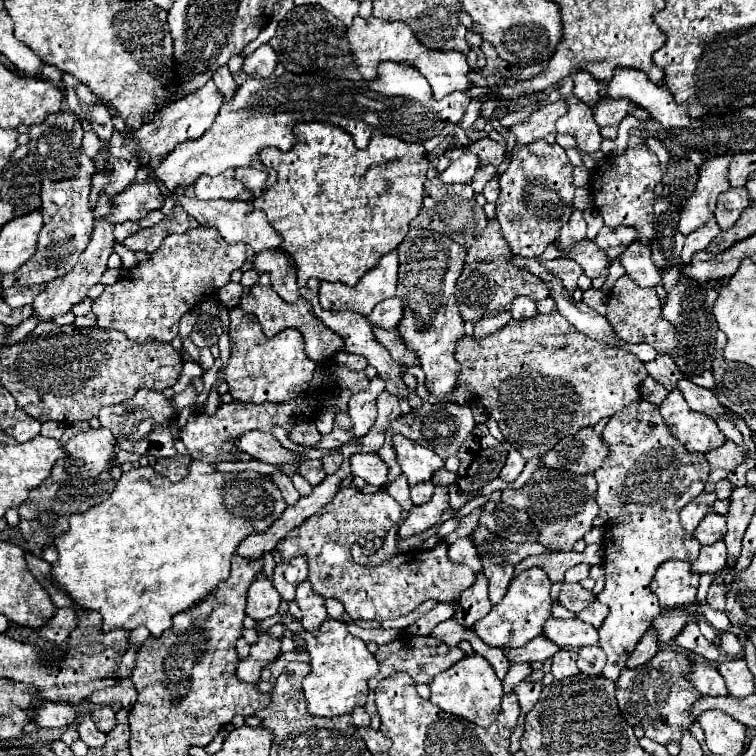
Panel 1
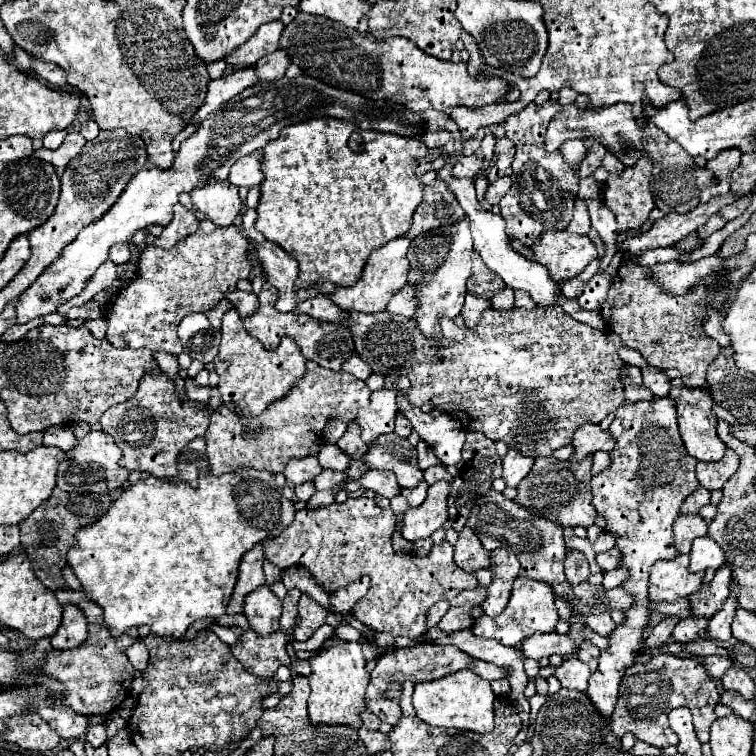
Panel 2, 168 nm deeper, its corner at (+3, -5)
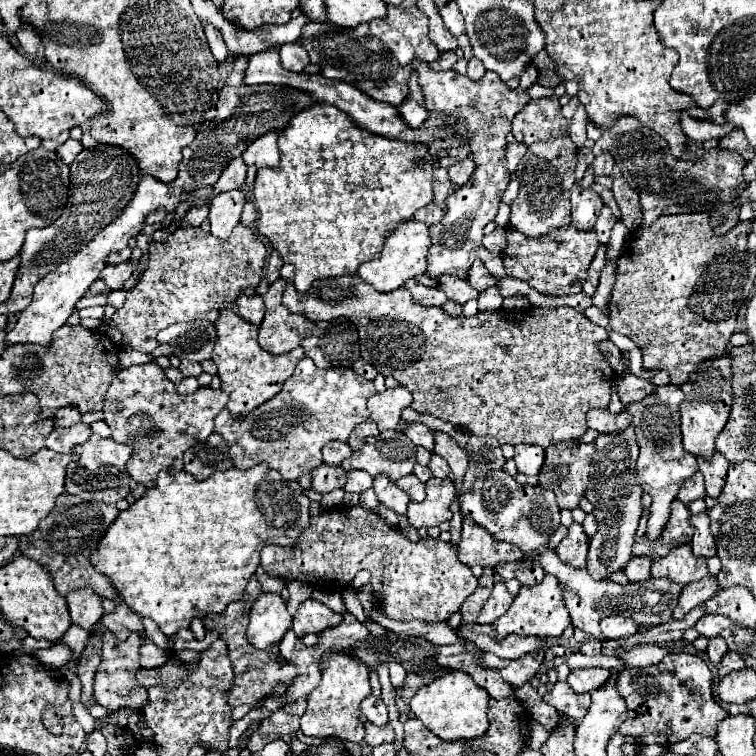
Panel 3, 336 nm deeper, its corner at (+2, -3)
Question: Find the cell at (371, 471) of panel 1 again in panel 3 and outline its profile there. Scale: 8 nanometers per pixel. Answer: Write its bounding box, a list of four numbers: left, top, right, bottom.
[372,475,410,515]

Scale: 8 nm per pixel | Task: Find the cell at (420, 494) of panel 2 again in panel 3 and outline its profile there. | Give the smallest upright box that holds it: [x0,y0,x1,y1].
[396,473,424,501]

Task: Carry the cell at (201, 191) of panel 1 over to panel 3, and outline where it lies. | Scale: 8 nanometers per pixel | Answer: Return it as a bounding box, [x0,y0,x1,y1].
[208,189,246,239]

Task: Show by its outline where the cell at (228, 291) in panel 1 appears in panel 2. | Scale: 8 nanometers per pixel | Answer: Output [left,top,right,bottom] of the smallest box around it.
[225,291,259,317]

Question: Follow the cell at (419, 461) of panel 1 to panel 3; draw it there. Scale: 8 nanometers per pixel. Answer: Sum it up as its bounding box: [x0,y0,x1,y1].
[342,431,416,481]

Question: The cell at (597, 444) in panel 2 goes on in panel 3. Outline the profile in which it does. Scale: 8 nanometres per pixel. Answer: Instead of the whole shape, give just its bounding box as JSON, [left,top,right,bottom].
[586,409,630,435]

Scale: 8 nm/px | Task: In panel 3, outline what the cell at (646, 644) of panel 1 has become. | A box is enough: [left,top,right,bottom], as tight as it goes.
[672,575,718,619]

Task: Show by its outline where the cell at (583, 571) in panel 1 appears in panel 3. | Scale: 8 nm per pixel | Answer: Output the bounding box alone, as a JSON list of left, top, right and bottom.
[556,523,588,569]

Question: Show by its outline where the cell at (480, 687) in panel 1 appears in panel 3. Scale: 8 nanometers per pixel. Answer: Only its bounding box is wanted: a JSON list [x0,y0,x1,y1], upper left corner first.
[410,671,490,741]

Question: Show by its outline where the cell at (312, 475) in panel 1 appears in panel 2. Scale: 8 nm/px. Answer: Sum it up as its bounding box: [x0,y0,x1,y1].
[313,469,347,489]

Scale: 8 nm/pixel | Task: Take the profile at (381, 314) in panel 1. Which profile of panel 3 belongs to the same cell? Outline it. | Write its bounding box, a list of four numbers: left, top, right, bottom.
[404,279,448,305]

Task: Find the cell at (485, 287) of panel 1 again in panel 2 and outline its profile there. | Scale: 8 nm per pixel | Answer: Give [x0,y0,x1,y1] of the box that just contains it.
[467,253,505,299]

